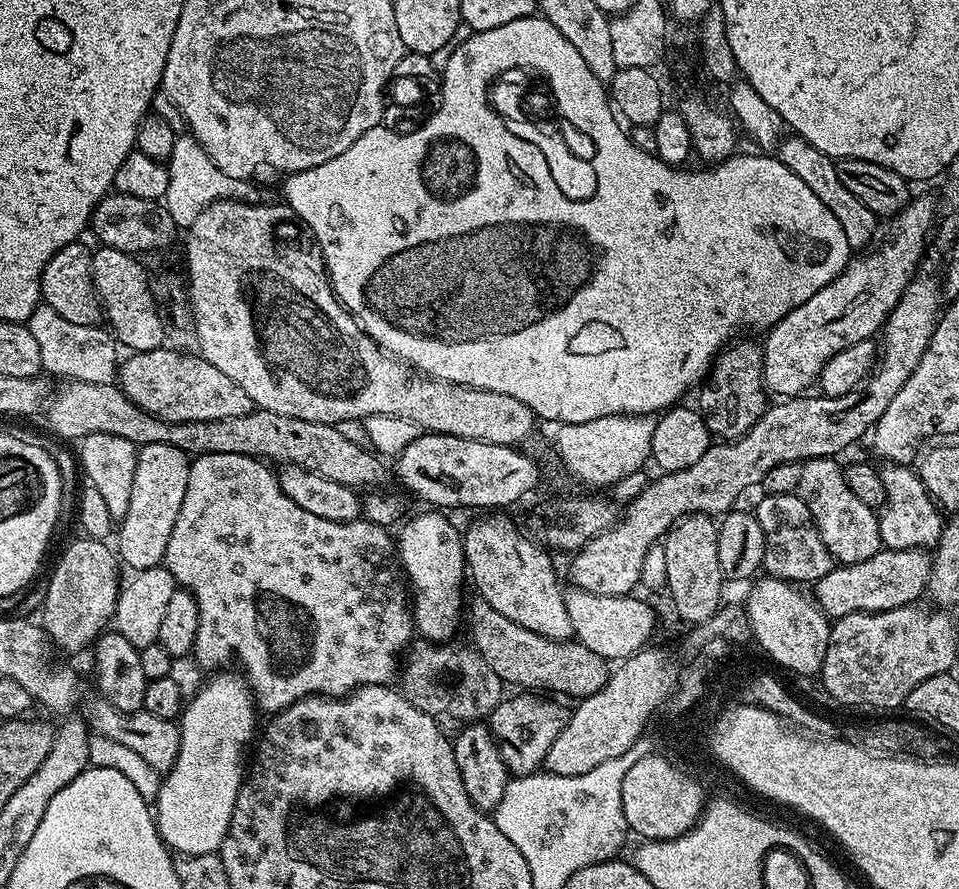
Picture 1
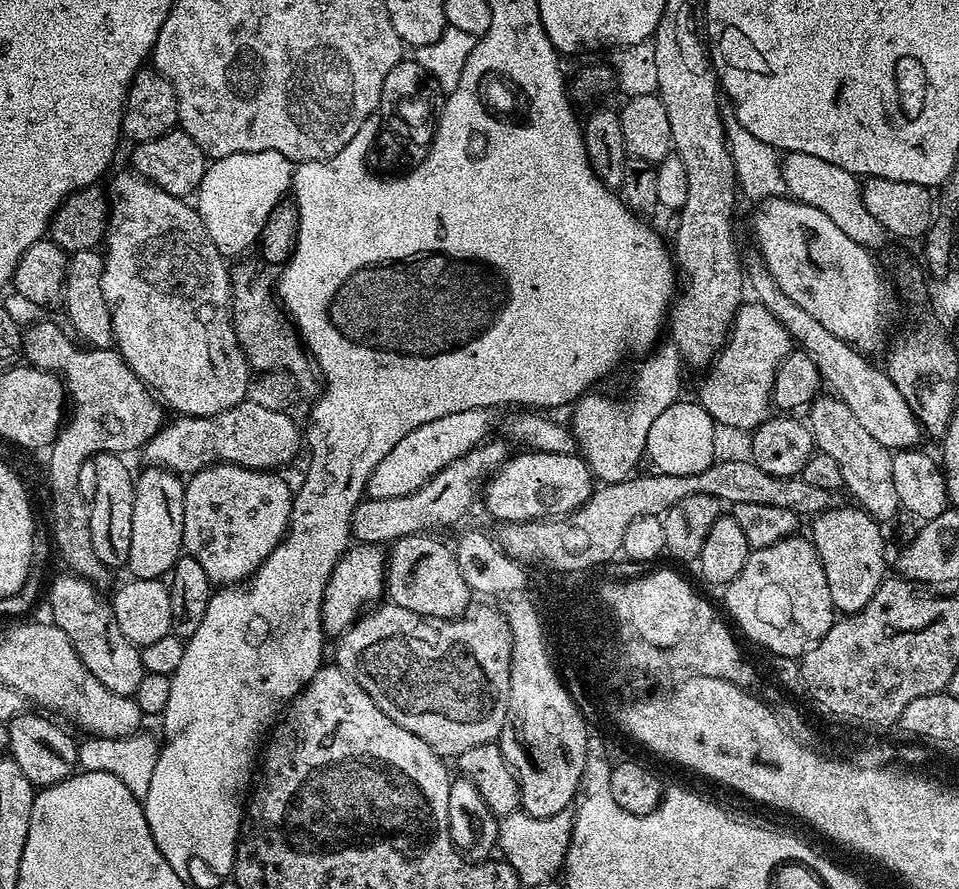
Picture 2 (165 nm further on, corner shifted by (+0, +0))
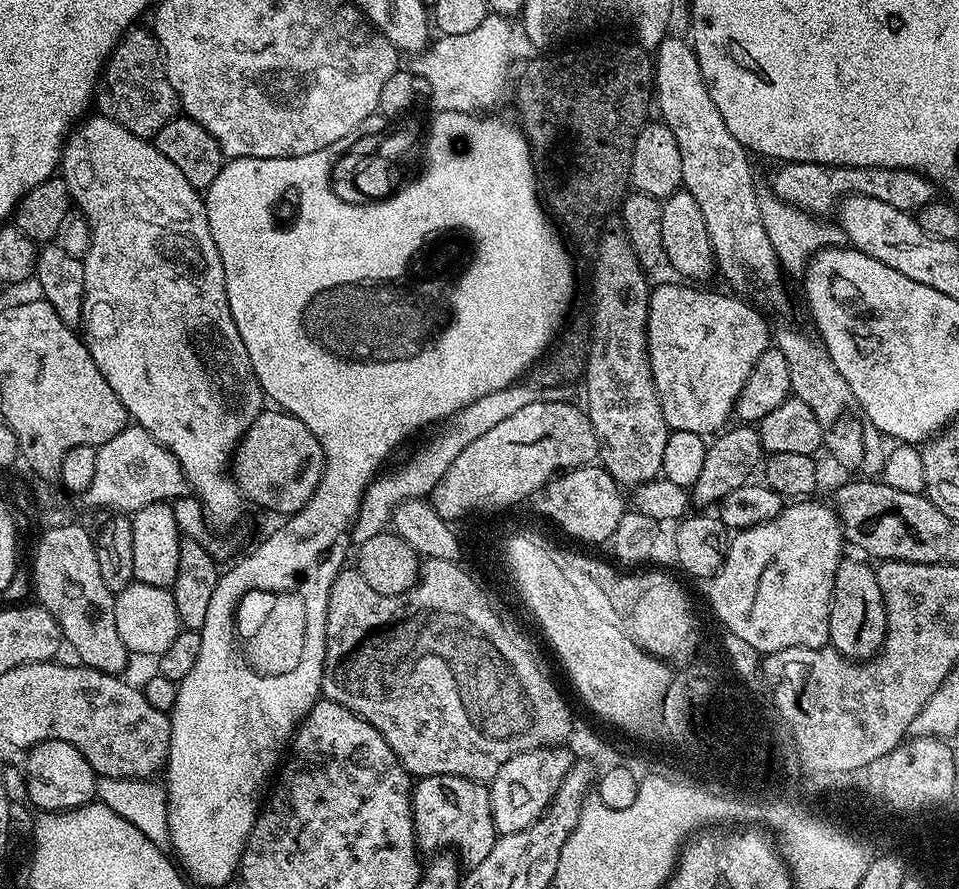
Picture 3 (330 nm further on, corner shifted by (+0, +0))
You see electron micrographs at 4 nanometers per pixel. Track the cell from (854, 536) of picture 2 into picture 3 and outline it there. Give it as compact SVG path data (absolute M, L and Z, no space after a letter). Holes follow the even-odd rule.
M841 559L838 574L834 574L832 605L828 619L828 644L838 649L846 658L857 662L871 660L886 638L886 606L878 586L876 568L863 559Z

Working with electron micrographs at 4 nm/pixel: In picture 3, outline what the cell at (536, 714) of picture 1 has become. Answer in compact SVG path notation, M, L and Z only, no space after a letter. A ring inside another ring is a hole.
M454 774L421 776L413 783L412 821L421 853L436 854L441 850L451 850L465 869L478 866L478 862L494 850L498 839L490 814L488 788L479 780L467 780Z

